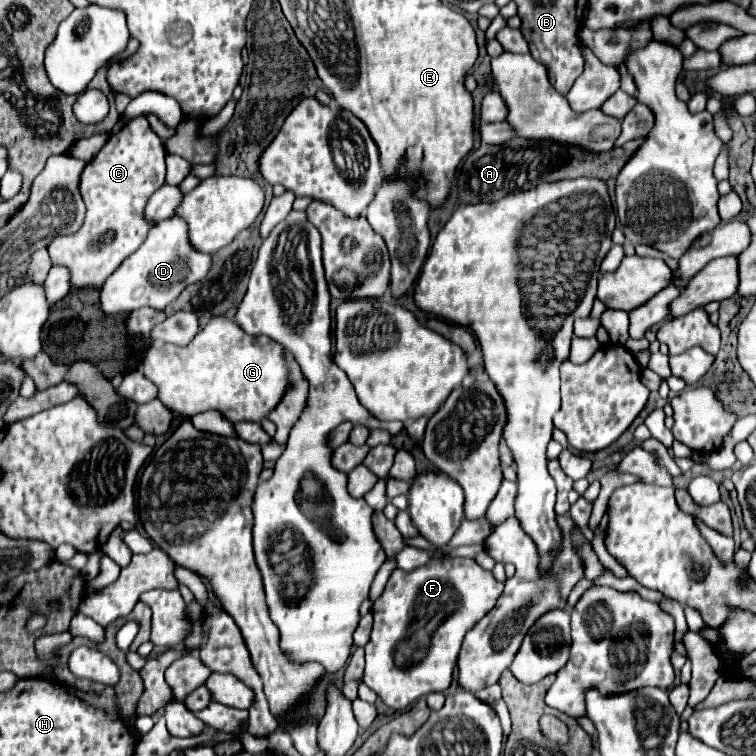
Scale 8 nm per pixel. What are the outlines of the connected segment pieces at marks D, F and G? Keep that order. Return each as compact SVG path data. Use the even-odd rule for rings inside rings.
M167 218L159 224L155 224L145 242L123 260L123 264L107 278L107 282L101 286L99 292L99 304L105 314L119 314L119 312L131 312L143 306L163 310L167 304L171 304L183 286L203 280L207 274L207 268L211 266L209 254L199 254L187 244L187 224L179 218Z
M473 558L433 560L413 572L393 570L383 594L373 604L375 622L371 640L365 646L363 682L375 690L387 706L401 706L395 710L403 710L403 706L413 704L425 694L447 690L465 632L495 606L501 592L503 584ZM413 620L421 624L419 628L433 626L427 634L429 646L415 646L417 640L411 638L413 630L409 630ZM403 640L411 646L399 646Z
M225 316L211 318L187 346L153 342L139 364L139 372L157 386L161 404L185 418L217 410L229 422L259 422L275 408L283 390L289 386L283 346L267 336L245 336Z

